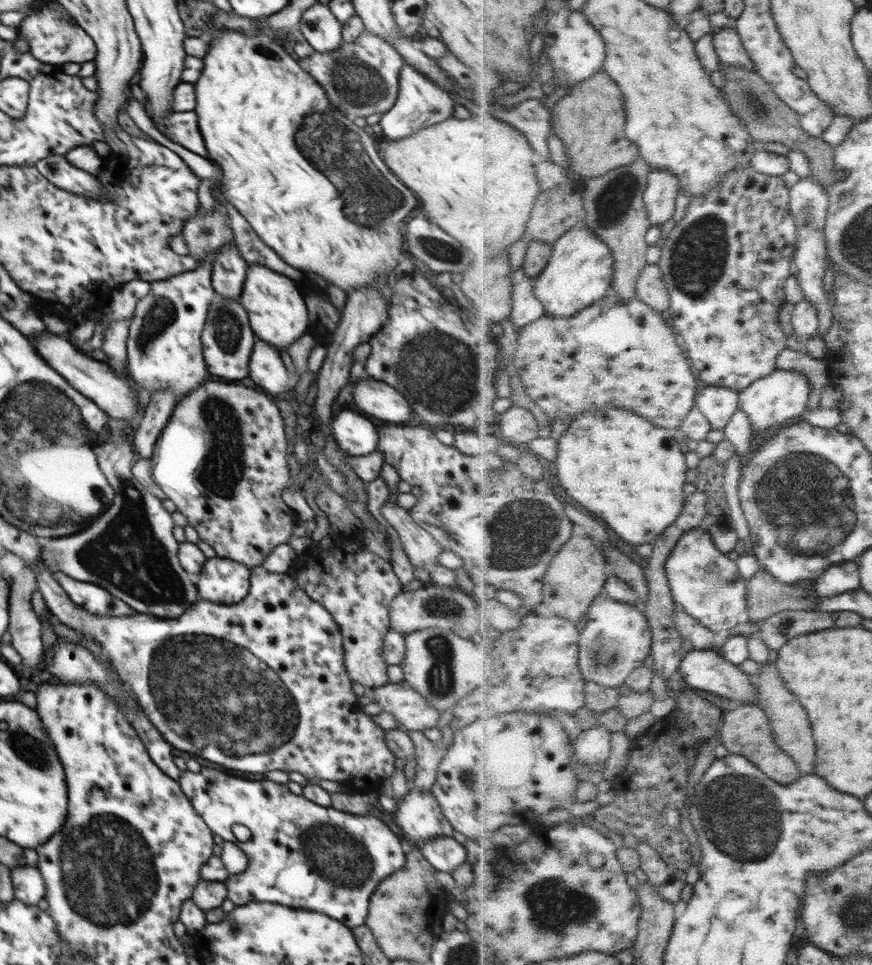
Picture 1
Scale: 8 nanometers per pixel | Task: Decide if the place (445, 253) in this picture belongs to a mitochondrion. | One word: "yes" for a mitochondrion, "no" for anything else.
yes

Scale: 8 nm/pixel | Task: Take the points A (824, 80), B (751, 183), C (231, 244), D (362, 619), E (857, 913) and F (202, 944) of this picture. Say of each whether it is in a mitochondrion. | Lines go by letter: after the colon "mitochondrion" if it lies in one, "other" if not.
A: other
B: other
C: other
D: other
E: mitochondrion
F: other

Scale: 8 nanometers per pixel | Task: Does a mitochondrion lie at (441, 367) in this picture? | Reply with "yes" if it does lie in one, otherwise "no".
yes

